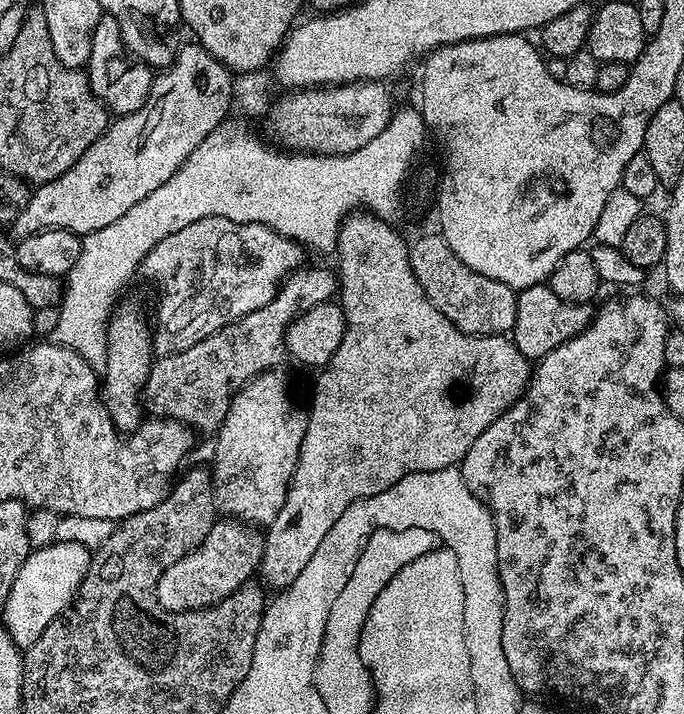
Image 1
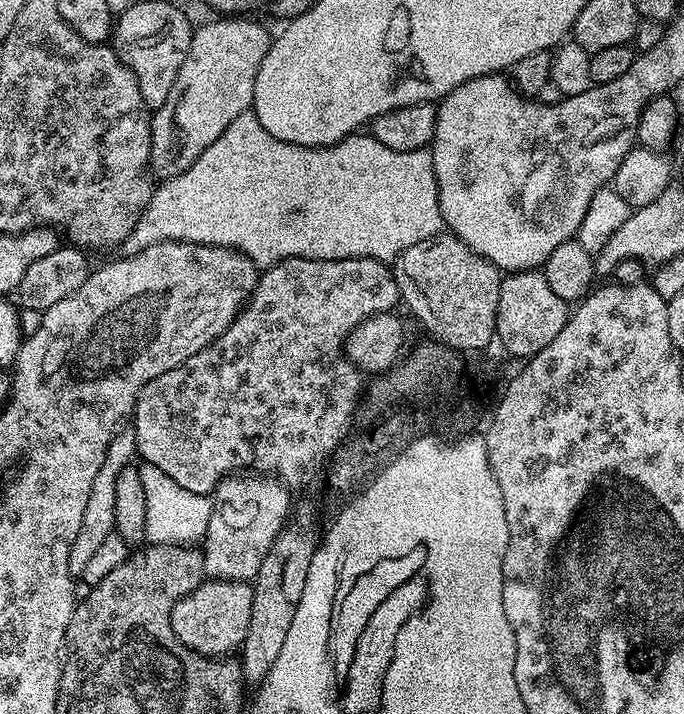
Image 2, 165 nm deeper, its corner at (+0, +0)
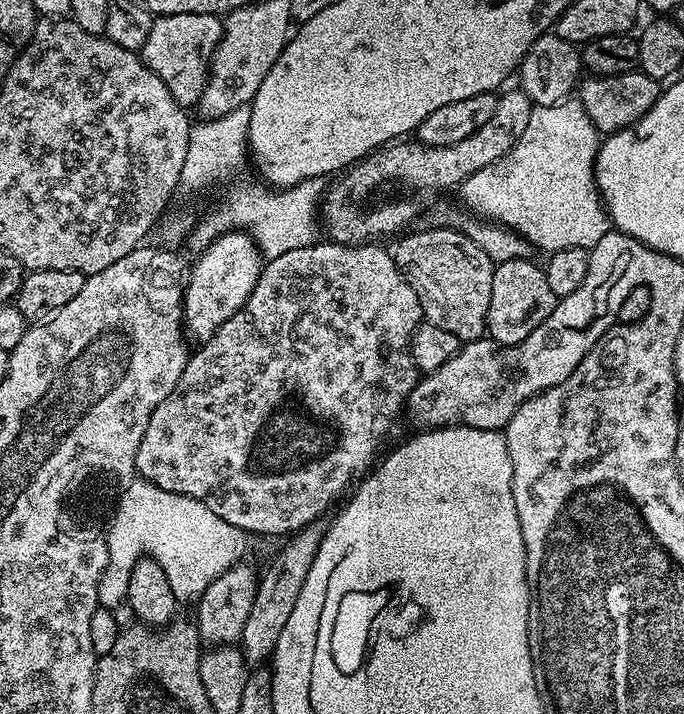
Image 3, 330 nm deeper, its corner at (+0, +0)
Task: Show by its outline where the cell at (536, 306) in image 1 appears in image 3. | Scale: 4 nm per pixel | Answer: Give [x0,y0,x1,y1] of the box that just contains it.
[487,260,557,344]

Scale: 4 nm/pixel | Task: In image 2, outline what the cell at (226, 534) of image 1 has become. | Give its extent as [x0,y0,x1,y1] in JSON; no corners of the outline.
[170,578,254,658]

